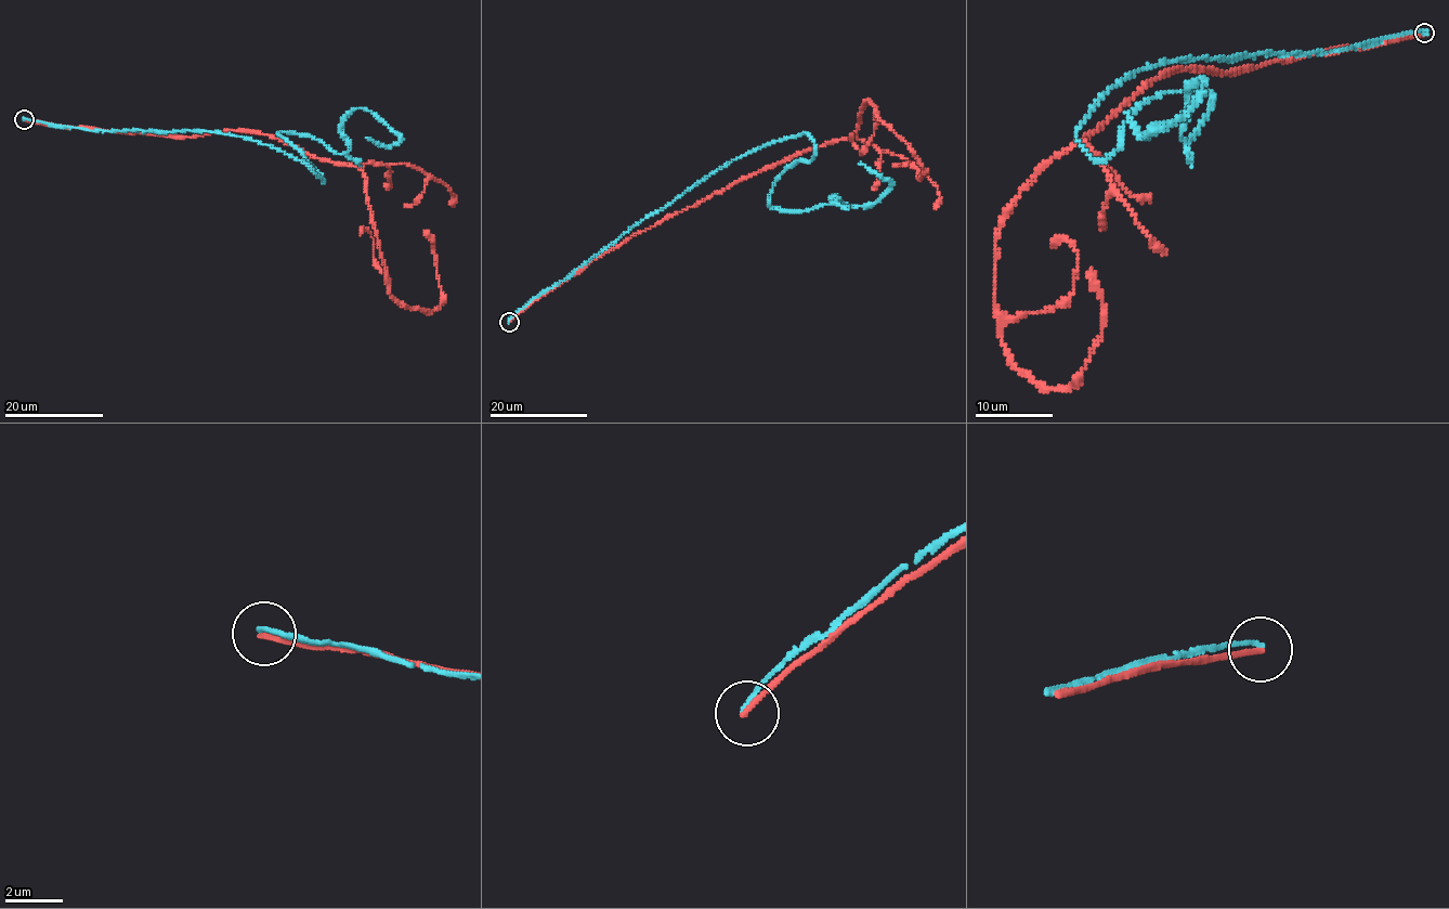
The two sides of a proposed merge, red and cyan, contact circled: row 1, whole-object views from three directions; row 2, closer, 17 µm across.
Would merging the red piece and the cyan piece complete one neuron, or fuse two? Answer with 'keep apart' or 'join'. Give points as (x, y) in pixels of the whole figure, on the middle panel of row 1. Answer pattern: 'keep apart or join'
keep apart

